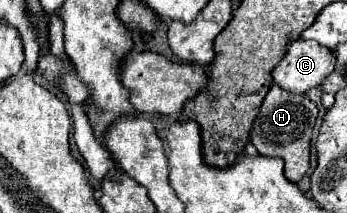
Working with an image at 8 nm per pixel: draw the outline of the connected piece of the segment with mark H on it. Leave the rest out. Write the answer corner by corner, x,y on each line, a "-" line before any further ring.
272,85
262,101
260,113
254,119
250,131
250,143
258,149
260,155
282,157
286,179
298,183
300,177
310,167
310,139
312,139
316,117
318,117
318,107
306,95
298,95
298,93
294,95
278,85

